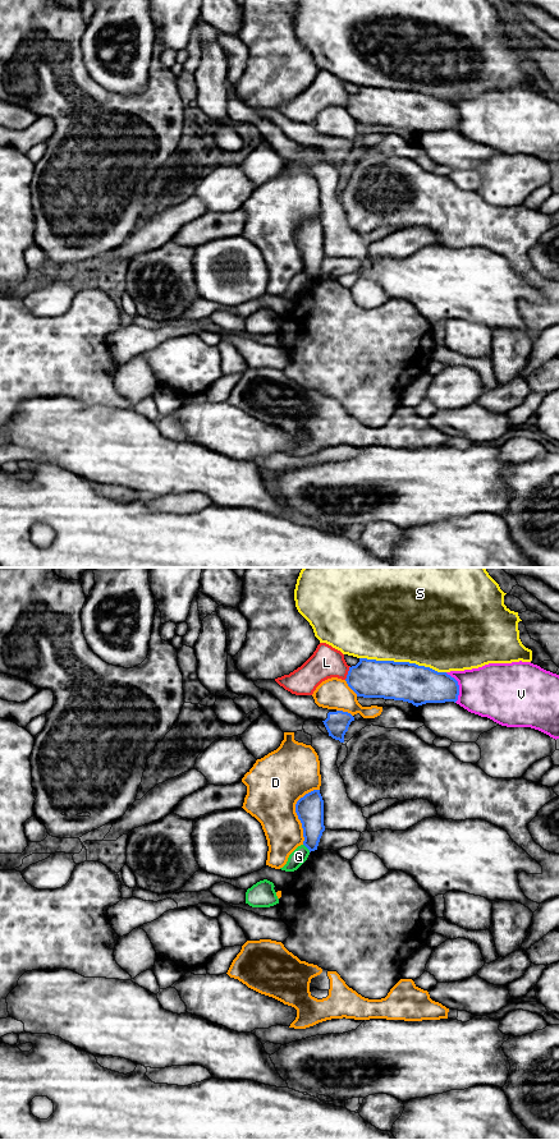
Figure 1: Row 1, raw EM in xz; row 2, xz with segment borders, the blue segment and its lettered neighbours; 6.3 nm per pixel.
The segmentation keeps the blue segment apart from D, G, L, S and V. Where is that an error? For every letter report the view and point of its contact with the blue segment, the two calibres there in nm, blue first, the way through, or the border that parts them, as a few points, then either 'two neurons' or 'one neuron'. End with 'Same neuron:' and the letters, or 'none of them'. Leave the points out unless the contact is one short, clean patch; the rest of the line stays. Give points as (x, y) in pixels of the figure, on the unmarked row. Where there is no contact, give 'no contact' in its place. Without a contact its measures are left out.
D: xz (296, 239) | 180/360 nm | two neurons
G: xz (306, 274) | 180/100 nm | along xz (303, 271), (310, 279) | two neurons
L: xz (348, 100) | 240/200 nm | along xz (349, 93), (344, 106) | two neurons
S: xz (403, 90) | 240/500 nm | two neurons
V: xz (458, 114) | 240/360 nm | two neurons
Same neuron: none of them

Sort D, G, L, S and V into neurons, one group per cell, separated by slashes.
D / G / L / S / V

